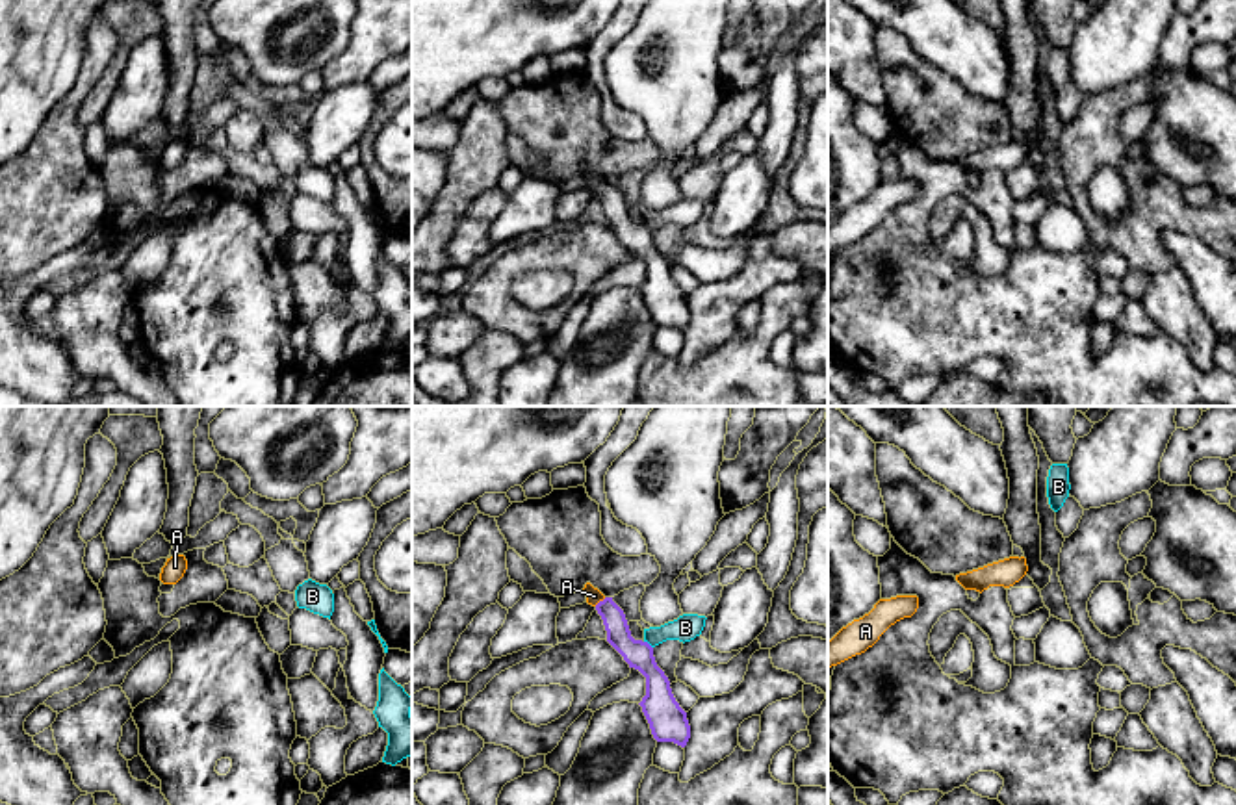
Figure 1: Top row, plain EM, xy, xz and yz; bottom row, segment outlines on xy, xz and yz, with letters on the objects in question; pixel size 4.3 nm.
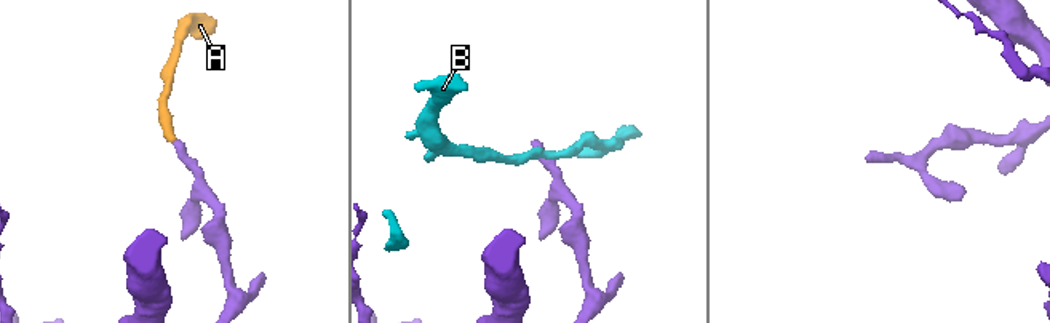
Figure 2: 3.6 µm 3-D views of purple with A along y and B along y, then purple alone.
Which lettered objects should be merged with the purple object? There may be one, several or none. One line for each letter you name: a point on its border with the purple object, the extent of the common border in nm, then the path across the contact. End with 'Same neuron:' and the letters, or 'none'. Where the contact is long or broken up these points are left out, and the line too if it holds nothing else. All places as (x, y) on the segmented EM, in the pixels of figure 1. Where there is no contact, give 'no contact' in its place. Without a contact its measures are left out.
A: contact xz (600, 601); length 70 nm; way xz (618, 635), (611, 613), (600, 601), (594, 596)
Same neuron: A

